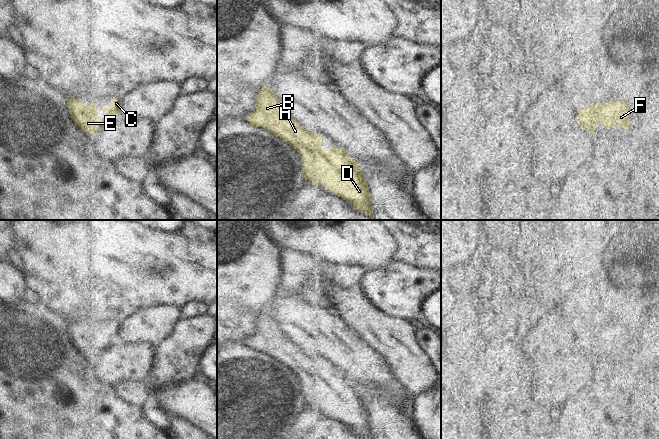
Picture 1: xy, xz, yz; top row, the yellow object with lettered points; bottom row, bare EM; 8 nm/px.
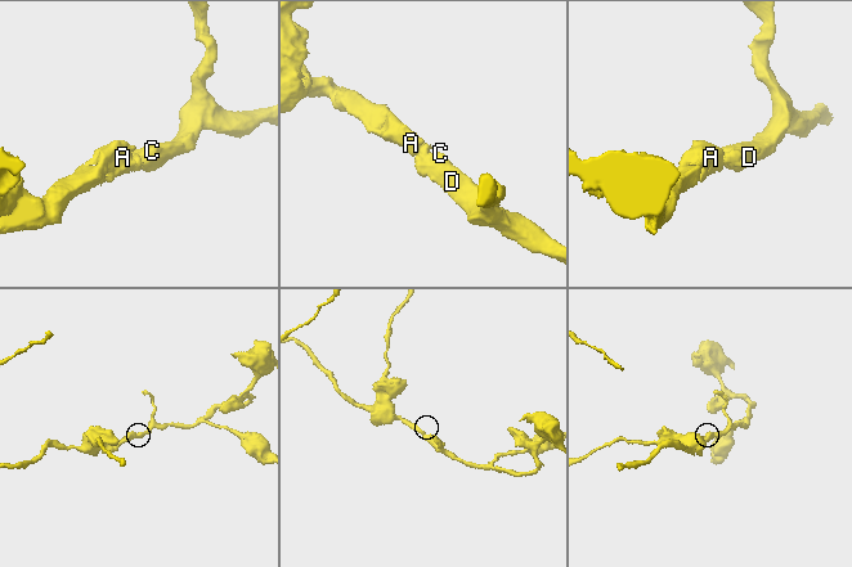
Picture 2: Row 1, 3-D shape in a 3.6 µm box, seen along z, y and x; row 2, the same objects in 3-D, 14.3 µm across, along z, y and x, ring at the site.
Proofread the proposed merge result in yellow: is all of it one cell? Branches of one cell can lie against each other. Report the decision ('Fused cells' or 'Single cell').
Single cell

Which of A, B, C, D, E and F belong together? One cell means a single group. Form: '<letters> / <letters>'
A B C D E F

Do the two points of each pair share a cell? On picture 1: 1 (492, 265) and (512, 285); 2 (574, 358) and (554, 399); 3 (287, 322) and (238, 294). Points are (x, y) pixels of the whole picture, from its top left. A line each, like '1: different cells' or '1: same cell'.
1: same cell
2: same cell
3: different cells

